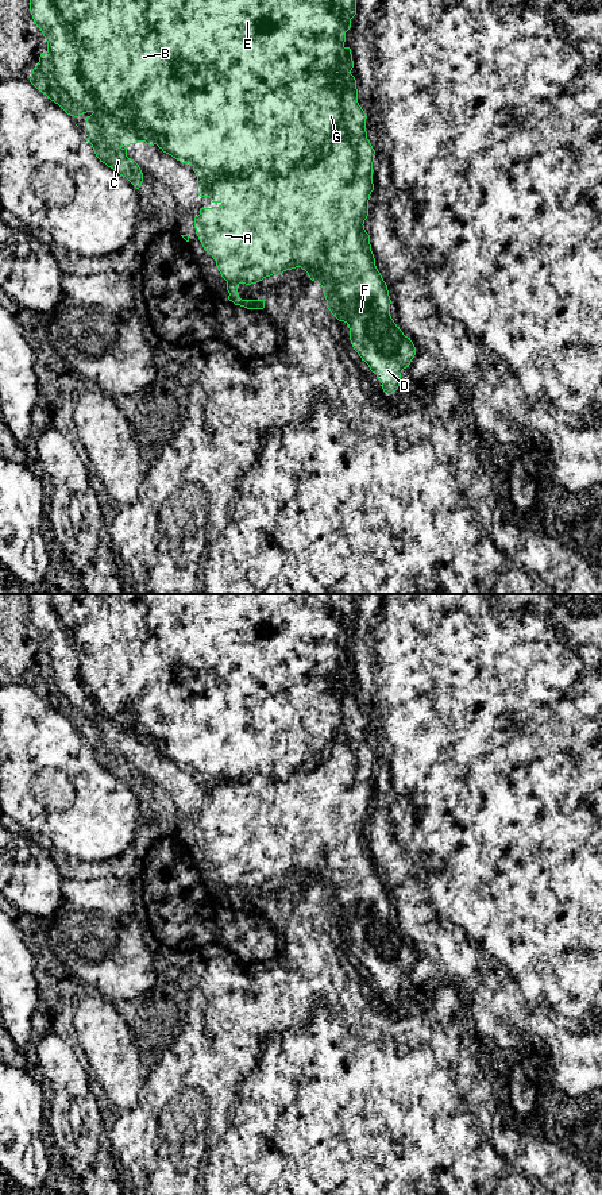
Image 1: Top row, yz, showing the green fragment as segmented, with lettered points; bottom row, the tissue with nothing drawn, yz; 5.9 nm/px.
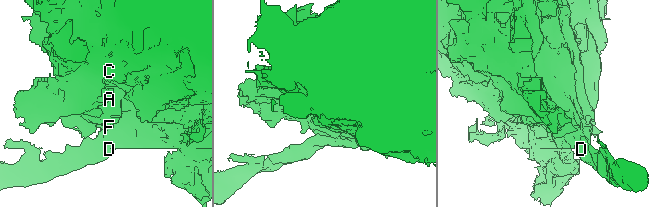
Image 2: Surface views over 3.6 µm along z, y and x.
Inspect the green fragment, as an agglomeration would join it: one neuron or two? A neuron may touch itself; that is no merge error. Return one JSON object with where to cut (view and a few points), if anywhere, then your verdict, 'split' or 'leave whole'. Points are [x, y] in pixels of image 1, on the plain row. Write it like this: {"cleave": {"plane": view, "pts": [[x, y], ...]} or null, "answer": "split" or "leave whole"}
{"cleave": null, "answer": "leave whole"}

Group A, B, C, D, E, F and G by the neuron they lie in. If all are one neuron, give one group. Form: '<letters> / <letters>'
A B C D E F G

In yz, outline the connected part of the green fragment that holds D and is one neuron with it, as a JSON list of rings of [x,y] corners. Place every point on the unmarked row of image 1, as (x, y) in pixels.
[[[28,594],[28,605],[34,628],[47,647],[47,656],[40,659],[30,687],[67,720],[78,722],[86,717],[92,718],[85,726],[85,745],[92,749],[96,762],[139,794],[143,778],[139,770],[127,762],[127,752],[138,747],[157,749],[181,768],[192,770],[197,779],[197,799],[220,809],[201,813],[194,822],[194,833],[204,855],[216,866],[221,882],[227,886],[228,905],[247,914],[263,914],[265,905],[242,905],[238,890],[256,888],[273,879],[301,872],[312,886],[321,890],[327,913],[339,926],[348,929],[354,955],[377,979],[383,997],[393,999],[400,991],[402,975],[409,972],[416,960],[416,952],[390,921],[387,890],[375,871],[370,840],[363,830],[374,795],[375,756],[367,744],[367,721],[358,708],[356,685],[351,679],[351,654],[344,651],[346,637],[356,620],[358,601],[354,594]]]

